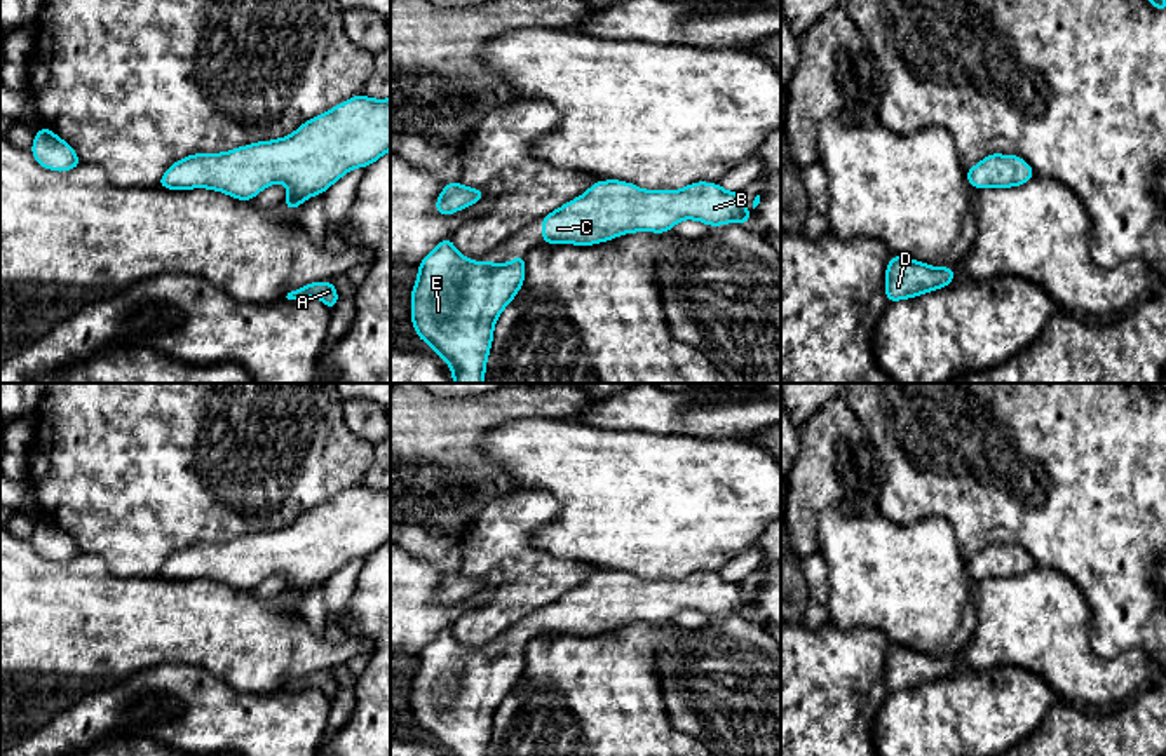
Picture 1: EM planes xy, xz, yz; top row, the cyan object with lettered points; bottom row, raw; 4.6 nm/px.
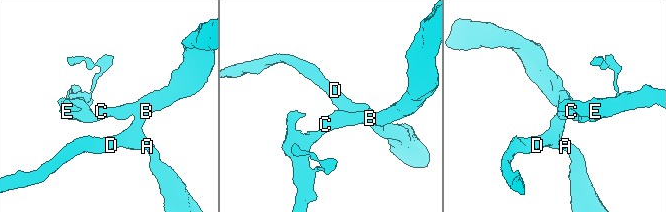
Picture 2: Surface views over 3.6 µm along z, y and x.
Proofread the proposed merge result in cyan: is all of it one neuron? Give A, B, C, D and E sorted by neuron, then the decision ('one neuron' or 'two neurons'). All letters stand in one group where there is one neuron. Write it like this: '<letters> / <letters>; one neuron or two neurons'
A B C D E; one neuron

